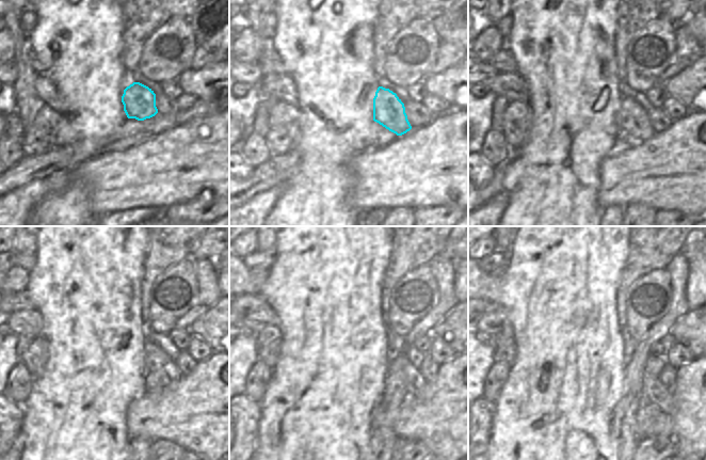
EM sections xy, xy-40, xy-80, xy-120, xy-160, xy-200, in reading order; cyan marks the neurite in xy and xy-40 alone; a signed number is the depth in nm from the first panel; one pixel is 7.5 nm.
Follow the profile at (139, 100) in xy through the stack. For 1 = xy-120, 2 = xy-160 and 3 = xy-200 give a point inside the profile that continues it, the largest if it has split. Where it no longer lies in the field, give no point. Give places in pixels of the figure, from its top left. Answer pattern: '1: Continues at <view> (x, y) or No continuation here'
1: Continues at xy-120 (160, 369)
2: Continues at xy-160 (399, 367)
3: Continues at xy-200 (655, 395).

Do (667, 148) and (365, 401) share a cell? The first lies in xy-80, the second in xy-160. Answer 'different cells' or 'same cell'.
different cells

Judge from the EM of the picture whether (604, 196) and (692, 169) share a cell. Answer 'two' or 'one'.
one

